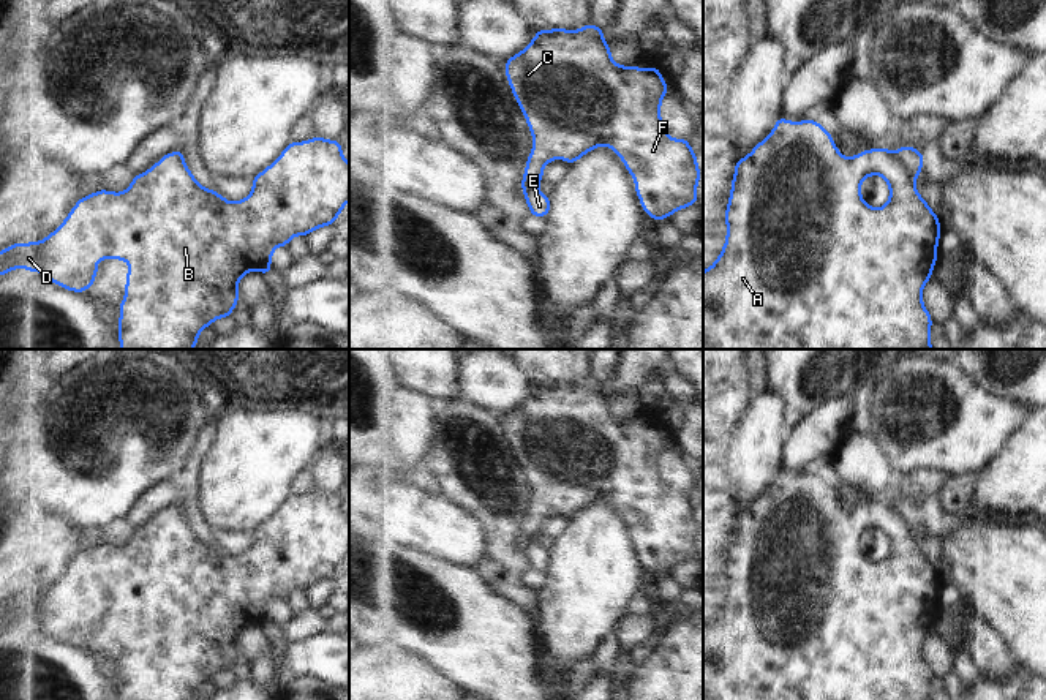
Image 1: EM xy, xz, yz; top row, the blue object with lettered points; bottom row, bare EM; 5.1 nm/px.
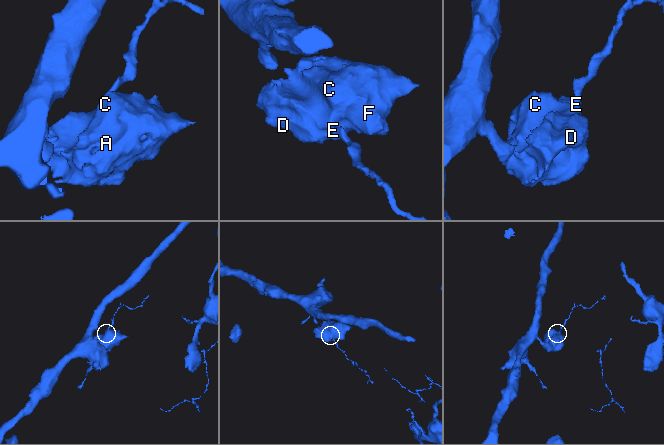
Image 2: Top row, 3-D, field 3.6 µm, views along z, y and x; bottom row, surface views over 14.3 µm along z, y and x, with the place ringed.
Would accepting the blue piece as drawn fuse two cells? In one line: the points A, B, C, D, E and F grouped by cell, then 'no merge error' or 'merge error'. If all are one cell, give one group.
A B C D F / E | merge error

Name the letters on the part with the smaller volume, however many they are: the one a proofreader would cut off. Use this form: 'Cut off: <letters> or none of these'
Cut off: E.

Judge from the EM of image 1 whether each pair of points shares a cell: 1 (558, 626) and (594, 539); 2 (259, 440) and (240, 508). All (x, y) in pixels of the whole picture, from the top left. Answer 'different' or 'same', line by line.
1: same
2: same

